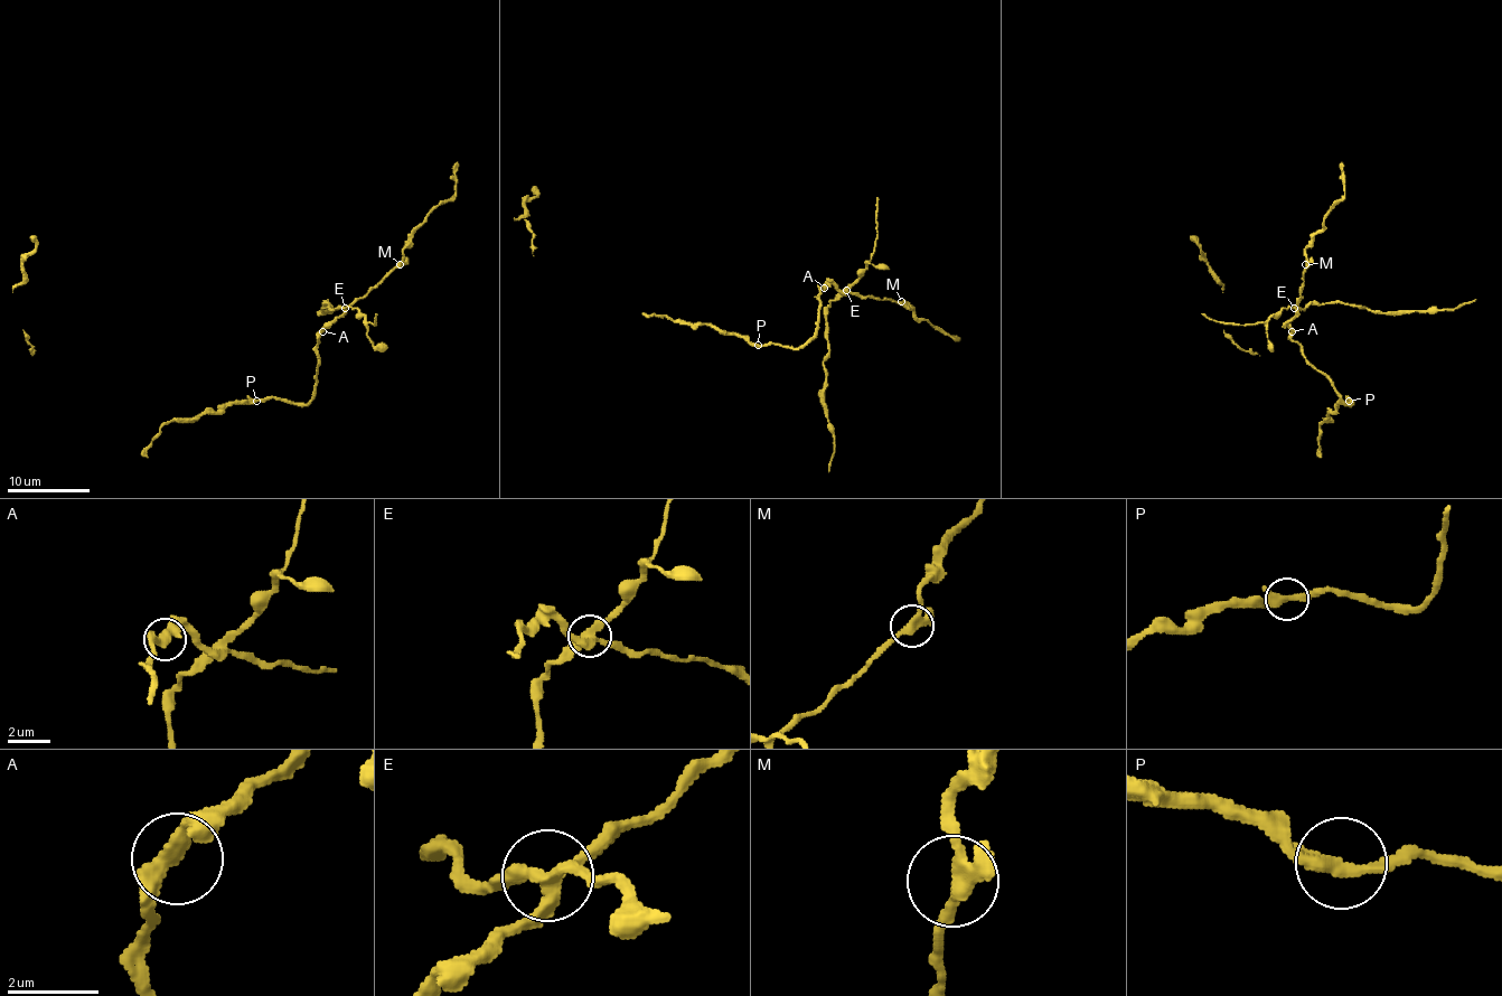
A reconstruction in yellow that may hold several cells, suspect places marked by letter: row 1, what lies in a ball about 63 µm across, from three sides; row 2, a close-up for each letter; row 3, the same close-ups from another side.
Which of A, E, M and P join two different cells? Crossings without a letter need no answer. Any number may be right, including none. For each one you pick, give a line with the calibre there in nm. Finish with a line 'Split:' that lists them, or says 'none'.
E: calibre 320 nm
Split: E

